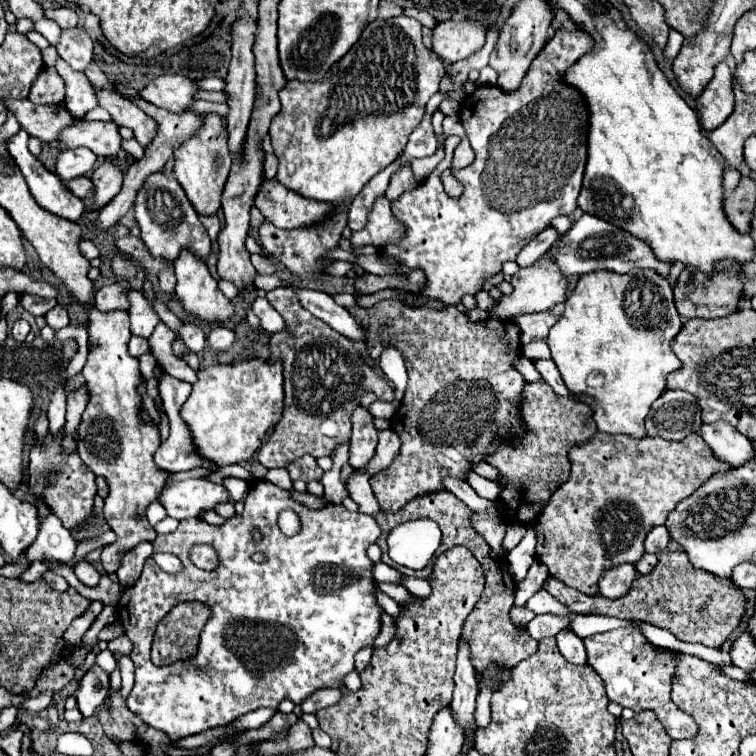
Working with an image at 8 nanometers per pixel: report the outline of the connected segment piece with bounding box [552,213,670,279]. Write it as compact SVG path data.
M584 213L580 219L572 223L572 227L560 239L562 243L558 243L558 247L552 247L552 251L554 251L554 259L558 259L560 271L566 277L578 277L578 275L584 275L596 269L628 273L634 267L650 267L668 279L670 263L658 261L646 243L642 243L640 239L622 231L620 227L614 227L612 223L606 223L594 215Z

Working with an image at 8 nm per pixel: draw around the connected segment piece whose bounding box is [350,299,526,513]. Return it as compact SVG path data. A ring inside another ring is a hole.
M384 299L370 309L350 307L364 325L370 327L368 355L378 359L382 349L394 343L406 355L408 367L408 387L402 399L400 409L390 419L390 427L398 433L402 447L392 465L370 479L372 491L382 507L382 511L396 513L410 499L446 491L442 479L456 477L464 479L472 465L486 461L486 451L494 447L494 443L518 443L526 429L522 427L522 391L526 379L514 367L514 359L522 355L520 343L520 327L514 321L498 321L486 319L474 323L466 319L456 307L446 307L444 311L406 307L400 301Z

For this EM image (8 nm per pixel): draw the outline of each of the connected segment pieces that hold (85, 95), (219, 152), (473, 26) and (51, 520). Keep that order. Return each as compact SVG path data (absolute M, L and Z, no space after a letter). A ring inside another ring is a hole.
M66 61L56 63L56 71L60 77L66 81L66 109L74 119L82 119L84 113L92 111L98 107L98 97L96 97L96 87L88 81L84 73L74 71Z
M208 115L196 137L190 137L174 151L174 173L184 191L188 191L188 199L198 215L216 215L220 209L220 197L230 175L230 151L228 151L228 133L222 131L222 117Z
M476 19L442 21L434 29L432 49L442 61L456 63L484 45L486 27Z
M56 515L46 517L36 541L28 549L30 561L44 557L56 561L72 561L74 553L76 553L76 541Z

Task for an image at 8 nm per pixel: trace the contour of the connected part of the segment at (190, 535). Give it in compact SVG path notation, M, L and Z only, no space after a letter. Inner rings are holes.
M260 479L260 481L256 481L256 483L252 485L252 489L250 489L250 493L248 493L248 499L244 501L244 511L242 511L242 515L228 519L224 525L208 525L208 523L204 523L200 517L198 517L198 519L184 519L184 521L180 521L178 529L176 529L174 533L170 533L170 535L158 535L158 537L154 539L154 543L152 543L152 545L154 545L154 553L174 553L174 555L178 555L178 557L182 559L182 563L184 563L186 569L184 569L180 575L170 575L170 573L162 571L162 569L156 565L154 557L150 557L150 559L146 559L144 571L142 571L140 579L134 583L134 587L130 589L130 593L128 593L128 589L124 589L124 593L122 593L122 599L120 599L120 603L118 603L118 617L122 619L124 633L126 633L126 635L130 637L130 641L134 643L134 649L132 649L132 653L130 653L130 659L134 661L134 667L136 667L136 671L134 671L134 677L136 677L134 689L132 689L130 697L126 699L128 709L130 709L132 713L136 713L146 725L150 725L150 727L162 731L162 733L166 733L166 735L174 741L174 739L182 739L182 737L188 737L188 735L194 735L194 733L202 733L202 731L212 729L212 727L216 727L216 725L226 725L226 723L234 721L236 717L244 715L244 713L250 713L250 711L254 711L254 709L258 709L258 707L278 709L278 705L280 705L282 699L290 699L292 703L300 705L300 703L302 703L304 699L308 699L316 689L342 689L342 687L344 687L344 677L346 677L350 671L354 671L354 655L356 655L362 647L374 645L374 639L378 637L380 627L382 627L382 621L380 621L380 619L382 619L384 609L382 609L382 605L380 605L378 599L376 599L376 589L378 589L378 587L376 587L376 581L374 581L374 575L372 575L374 563L372 563L372 561L368 559L368 555L366 555L368 543L374 543L380 535L382 535L382 529L378 527L378 523L376 523L374 517L364 515L364 513L350 513L344 505L334 505L334 503L328 503L328 505L324 505L322 509L306 507L304 503L294 501L288 489L280 489L278 485L270 483L268 479ZM282 509L294 509L294 511L300 515L300 519L302 519L302 531L300 531L296 537L286 537L286 535L280 533L280 529L278 529L278 525L276 525L276 519L278 519L278 513L280 513ZM252 527L258 527L258 529L264 533L264 539L262 539L262 541L252 543L252 537L250 537ZM200 543L214 547L214 551L216 551L216 555L218 555L218 559L220 559L220 561L218 561L218 567L216 567L214 571L208 571L208 573L206 573L204 569L198 569L198 567L190 561L190 549L192 549L194 545L200 545ZM256 551L260 551L260 553L266 555L266 559L264 559L262 563L252 561L252 553L256 553ZM192 599L194 599L194 601L208 603L208 605L212 607L212 613L214 613L212 619L210 619L210 621L204 625L204 629L202 629L202 641L200 641L198 655L196 655L194 659L188 659L188 661L182 661L182 663L172 663L172 665L168 665L168 667L156 667L156 665L150 661L150 641L152 641L150 637L154 635L154 629L156 629L158 621L160 621L178 601L192 601Z

